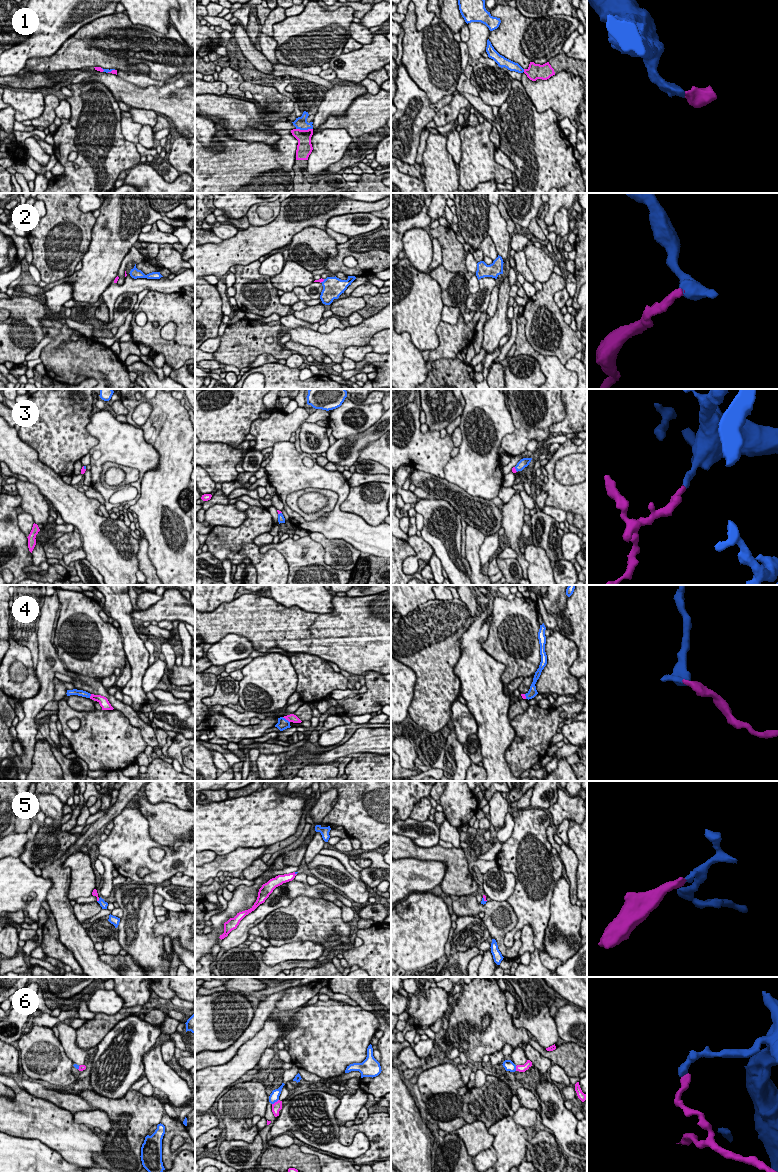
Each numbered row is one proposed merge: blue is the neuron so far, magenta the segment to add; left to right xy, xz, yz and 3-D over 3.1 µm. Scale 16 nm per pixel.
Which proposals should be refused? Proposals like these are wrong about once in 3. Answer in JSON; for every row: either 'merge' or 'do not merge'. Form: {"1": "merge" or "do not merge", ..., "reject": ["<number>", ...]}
{"1": "merge", "2": "merge", "3": "merge", "4": "do not merge", "5": "merge", "6": "do not merge", "reject": ["4", "6"]}

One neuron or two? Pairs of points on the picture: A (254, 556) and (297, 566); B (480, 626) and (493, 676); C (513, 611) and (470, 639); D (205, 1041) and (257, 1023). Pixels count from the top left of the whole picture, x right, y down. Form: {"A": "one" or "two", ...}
{"A": "two", "B": "one", "C": "two", "D": "two"}

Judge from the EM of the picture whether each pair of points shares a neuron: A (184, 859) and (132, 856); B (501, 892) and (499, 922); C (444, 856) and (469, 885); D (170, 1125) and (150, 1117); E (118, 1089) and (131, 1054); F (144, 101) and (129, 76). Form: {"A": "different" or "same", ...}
{"A": "same", "B": "different", "C": "same", "D": "different", "E": "same", "F": "different"}

